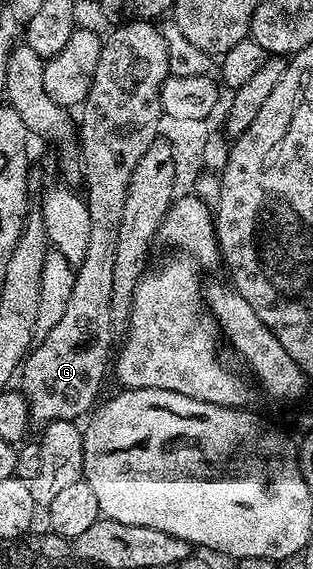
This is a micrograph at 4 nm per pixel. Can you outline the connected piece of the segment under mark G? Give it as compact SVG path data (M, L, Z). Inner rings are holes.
M138 19L126 21L114 28L117 30L107 37L101 46L99 67L95 67L91 91L80 110L82 113L81 121L79 117L79 171L83 177L85 175L83 196L91 215L91 236L87 243L87 255L76 268L71 299L67 299L67 308L63 311L62 318L29 350L19 370L19 389L25 394L29 404L29 415L34 422L77 421L81 416L84 418L98 404L102 396L101 388L105 385L105 372L108 369L110 372L111 369L111 354L115 349L115 330L111 319L111 287L115 287L115 251L119 247L119 223L123 223L123 203L127 199L127 187L131 171L135 171L135 163L139 163L139 159L147 155L147 147L151 147L151 143L155 143L155 139L162 132L161 88L165 80L171 76L165 34L153 25L156 24L152 20Z

